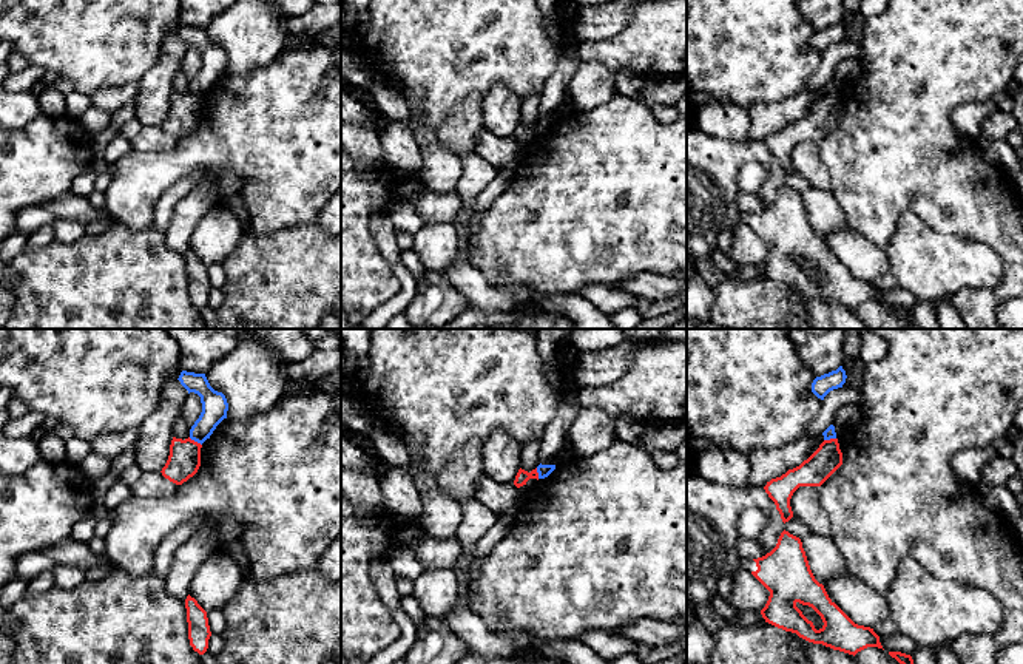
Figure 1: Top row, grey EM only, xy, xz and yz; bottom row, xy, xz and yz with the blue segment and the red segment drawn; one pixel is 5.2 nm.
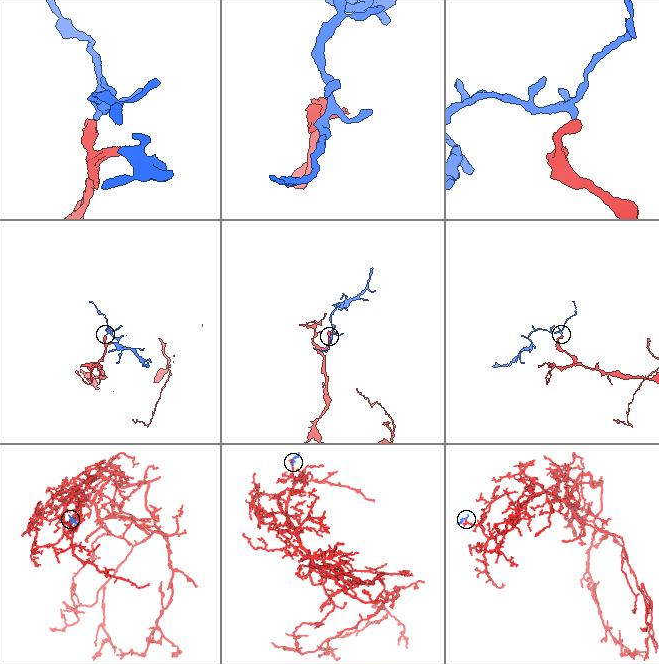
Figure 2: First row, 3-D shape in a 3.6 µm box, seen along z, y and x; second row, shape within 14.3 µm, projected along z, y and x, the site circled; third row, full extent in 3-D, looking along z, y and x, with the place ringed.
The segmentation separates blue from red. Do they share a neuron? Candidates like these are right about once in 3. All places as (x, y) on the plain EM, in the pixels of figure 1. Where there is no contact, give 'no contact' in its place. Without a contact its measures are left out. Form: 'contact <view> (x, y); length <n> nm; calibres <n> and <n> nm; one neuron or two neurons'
contact xy (195, 94); length 80 nm; calibres 140 and 170 nm; two neurons

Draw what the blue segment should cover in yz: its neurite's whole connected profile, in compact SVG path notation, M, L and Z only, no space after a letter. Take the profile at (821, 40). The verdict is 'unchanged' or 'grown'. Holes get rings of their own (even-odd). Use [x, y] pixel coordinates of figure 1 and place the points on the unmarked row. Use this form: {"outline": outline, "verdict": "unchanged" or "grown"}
{"outline": "M839 20L836 25L816 31L812 37L812 46L818 53L824 54L824 51L830 45L842 42L846 32L847 32L846 25L842 23L842 20Z", "verdict": "unchanged"}

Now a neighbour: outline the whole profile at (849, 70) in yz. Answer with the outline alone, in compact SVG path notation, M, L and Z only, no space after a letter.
M855 59L841 60L832 77L835 80L836 93L839 93L849 82L858 82L861 76L861 62Z

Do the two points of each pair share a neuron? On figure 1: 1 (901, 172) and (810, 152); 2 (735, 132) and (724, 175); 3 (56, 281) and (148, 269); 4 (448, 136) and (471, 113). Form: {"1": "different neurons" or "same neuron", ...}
{"1": "different neurons", "2": "different neurons", "3": "same neuron", "4": "same neuron"}

